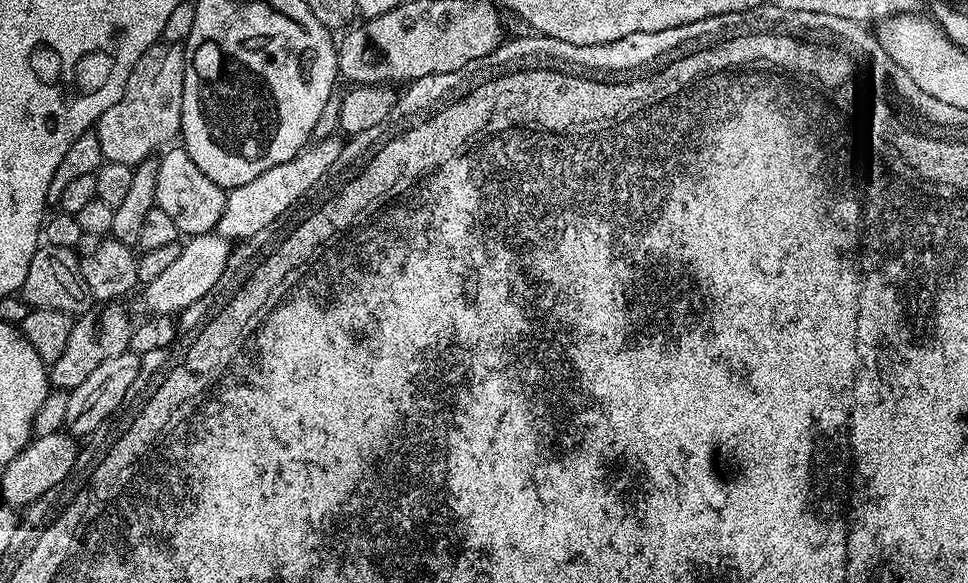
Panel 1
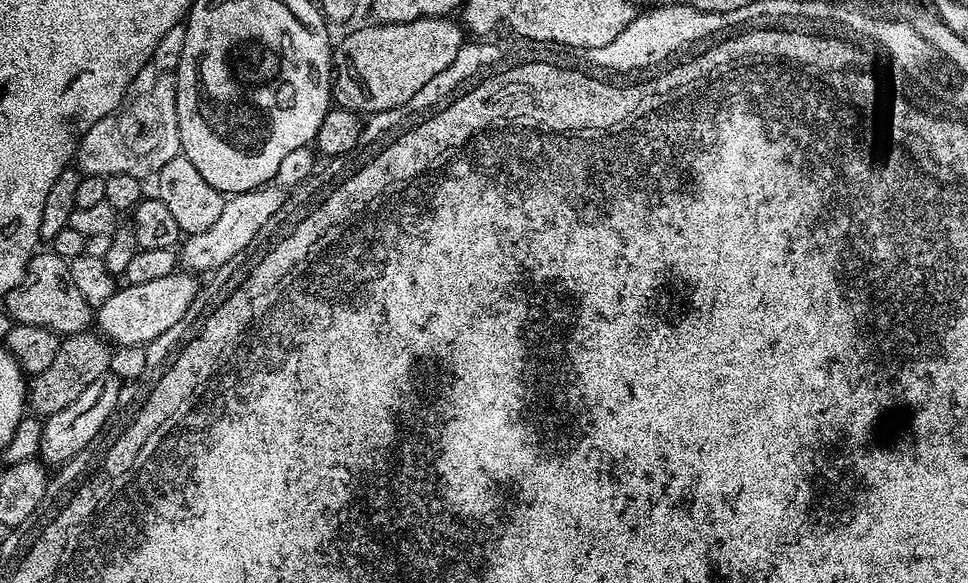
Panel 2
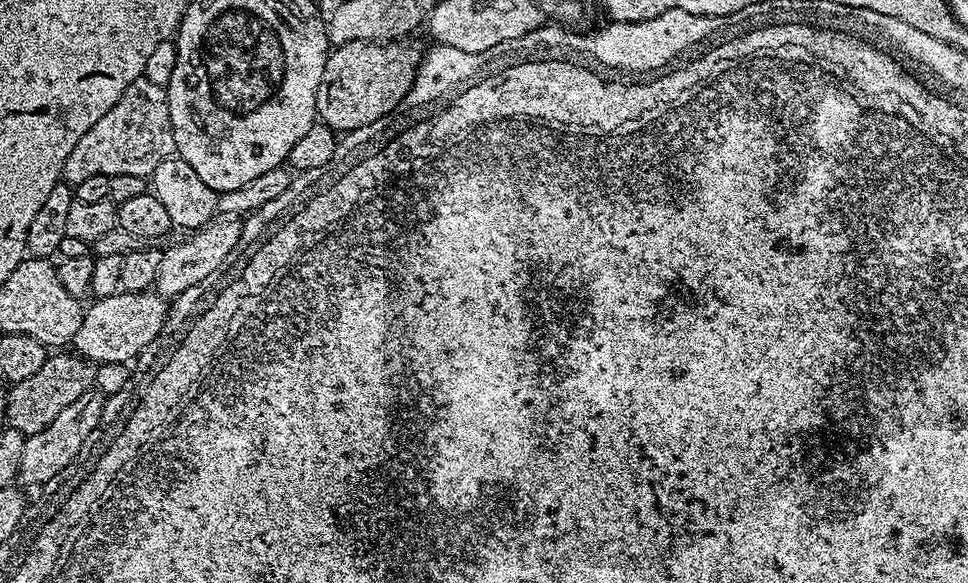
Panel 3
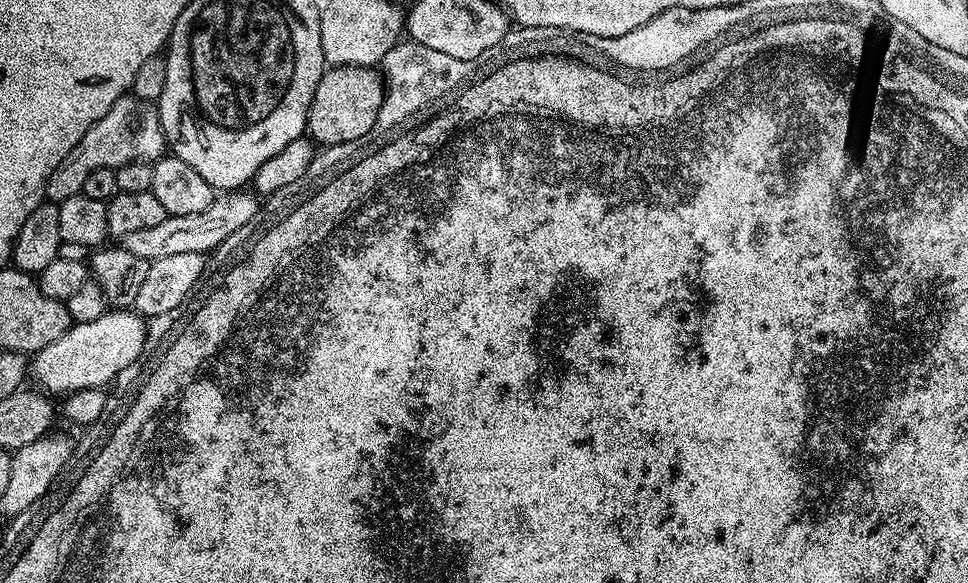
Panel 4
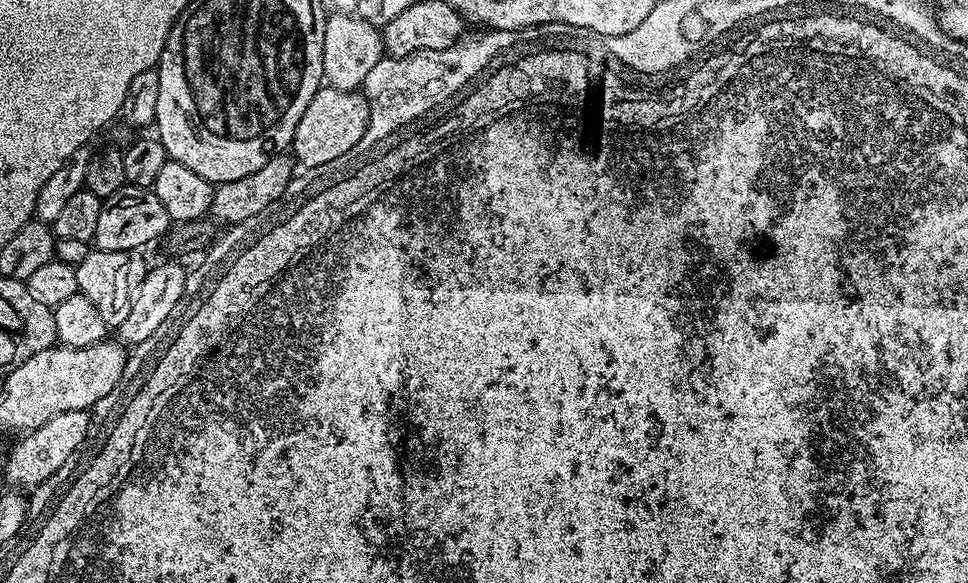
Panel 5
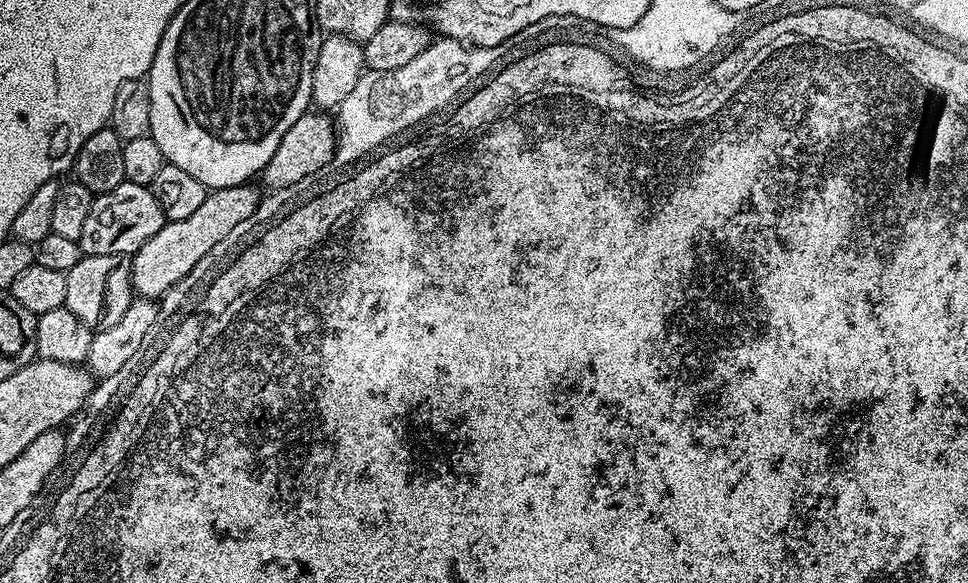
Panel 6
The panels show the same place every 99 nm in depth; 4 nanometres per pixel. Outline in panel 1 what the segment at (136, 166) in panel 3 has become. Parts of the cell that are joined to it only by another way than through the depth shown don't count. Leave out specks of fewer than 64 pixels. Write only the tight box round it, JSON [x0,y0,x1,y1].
[98,42,190,166]

